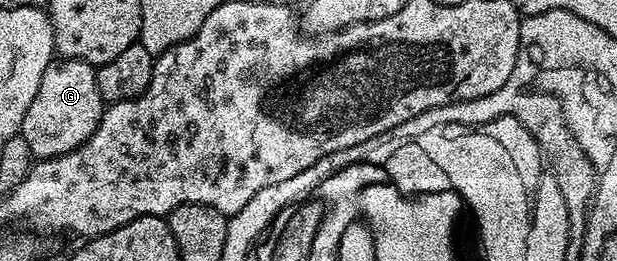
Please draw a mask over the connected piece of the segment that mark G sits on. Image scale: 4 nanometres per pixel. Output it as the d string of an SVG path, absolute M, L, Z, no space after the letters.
M56 59L45 70L41 86L37 86L37 98L29 102L29 110L23 115L21 135L28 143L32 157L48 160L64 156L95 133L103 116L105 102L99 93L96 69L80 60Z

